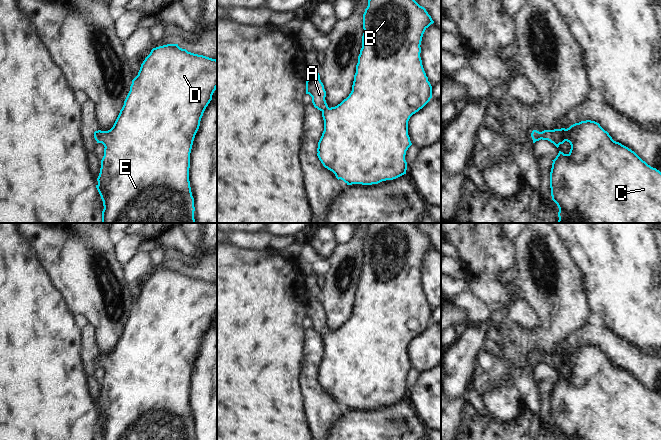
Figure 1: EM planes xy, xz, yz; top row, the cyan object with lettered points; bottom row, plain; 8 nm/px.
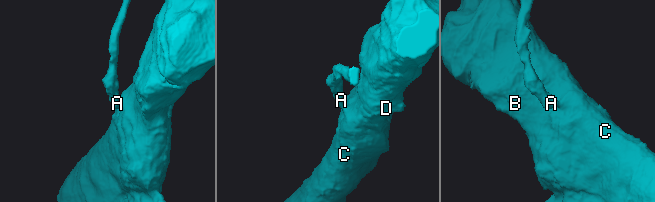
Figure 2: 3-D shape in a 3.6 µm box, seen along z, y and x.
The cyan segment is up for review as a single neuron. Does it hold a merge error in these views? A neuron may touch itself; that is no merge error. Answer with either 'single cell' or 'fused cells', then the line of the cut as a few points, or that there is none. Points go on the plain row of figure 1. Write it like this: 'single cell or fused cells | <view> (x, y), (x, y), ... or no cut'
single cell | no cut

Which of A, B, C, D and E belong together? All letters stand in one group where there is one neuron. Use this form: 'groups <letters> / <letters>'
groups A B C D E

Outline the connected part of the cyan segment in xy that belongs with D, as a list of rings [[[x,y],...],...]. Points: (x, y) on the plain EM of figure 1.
[[[167,268],[153,272],[150,278],[141,288],[138,299],[132,304],[130,315],[124,325],[124,329],[113,349],[108,355],[95,355],[94,362],[97,367],[104,369],[104,380],[101,384],[100,397],[97,402],[96,412],[103,425],[102,440],[194,440],[194,422],[192,420],[189,392],[190,377],[195,359],[199,353],[203,337],[212,324],[212,319],[217,312],[217,284],[203,279],[188,276],[178,268]]]

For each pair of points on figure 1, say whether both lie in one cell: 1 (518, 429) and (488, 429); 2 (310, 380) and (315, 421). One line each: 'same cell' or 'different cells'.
1: same cell
2: same cell

